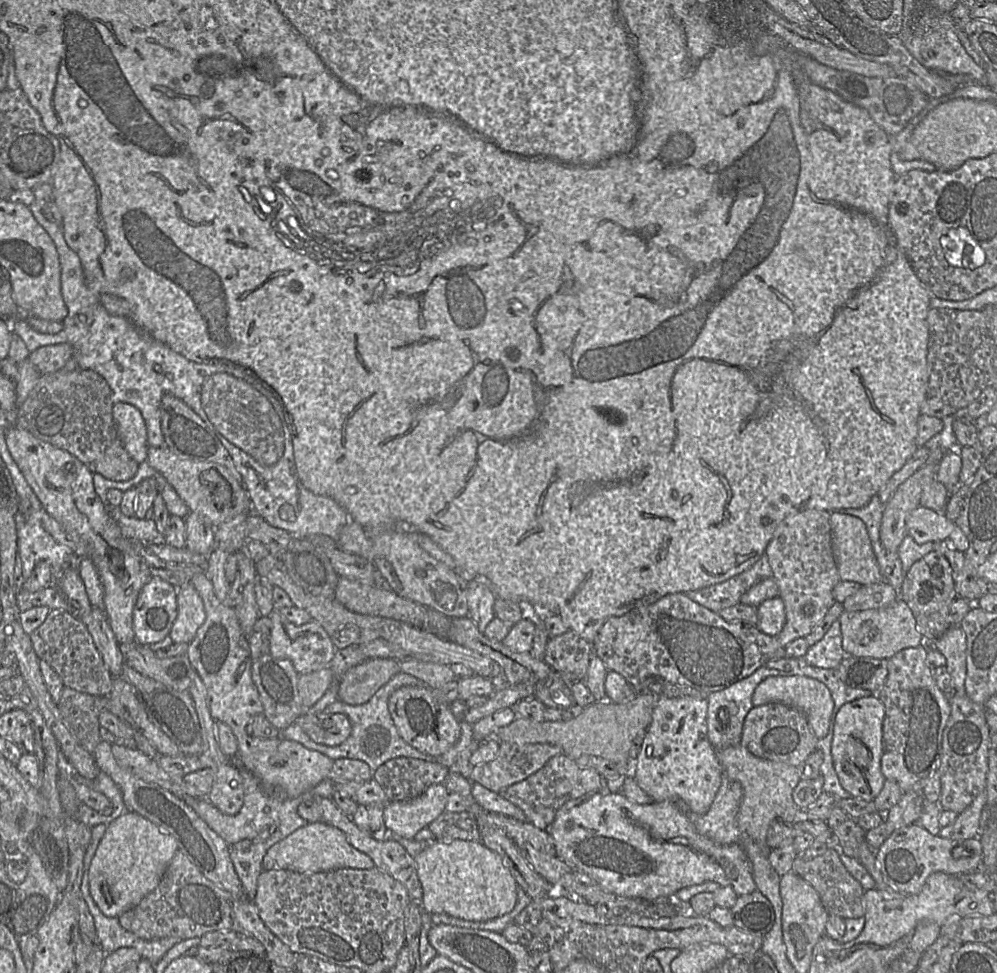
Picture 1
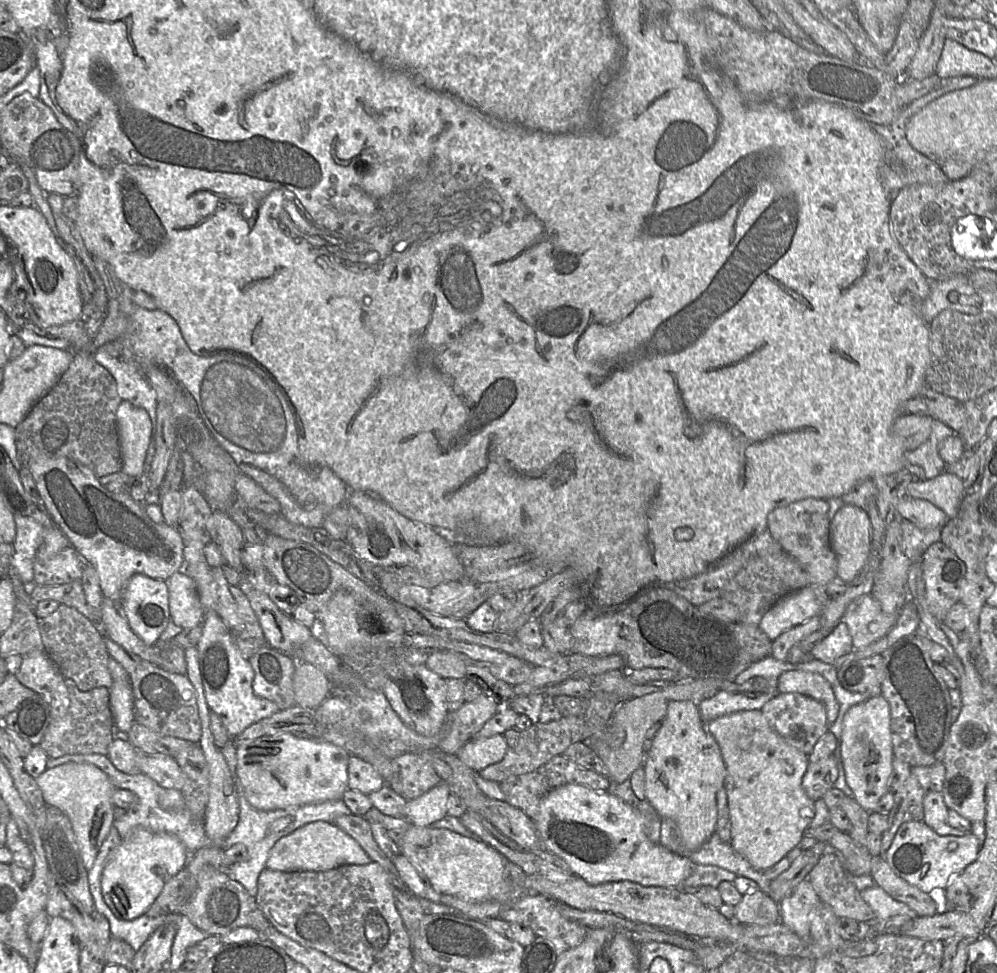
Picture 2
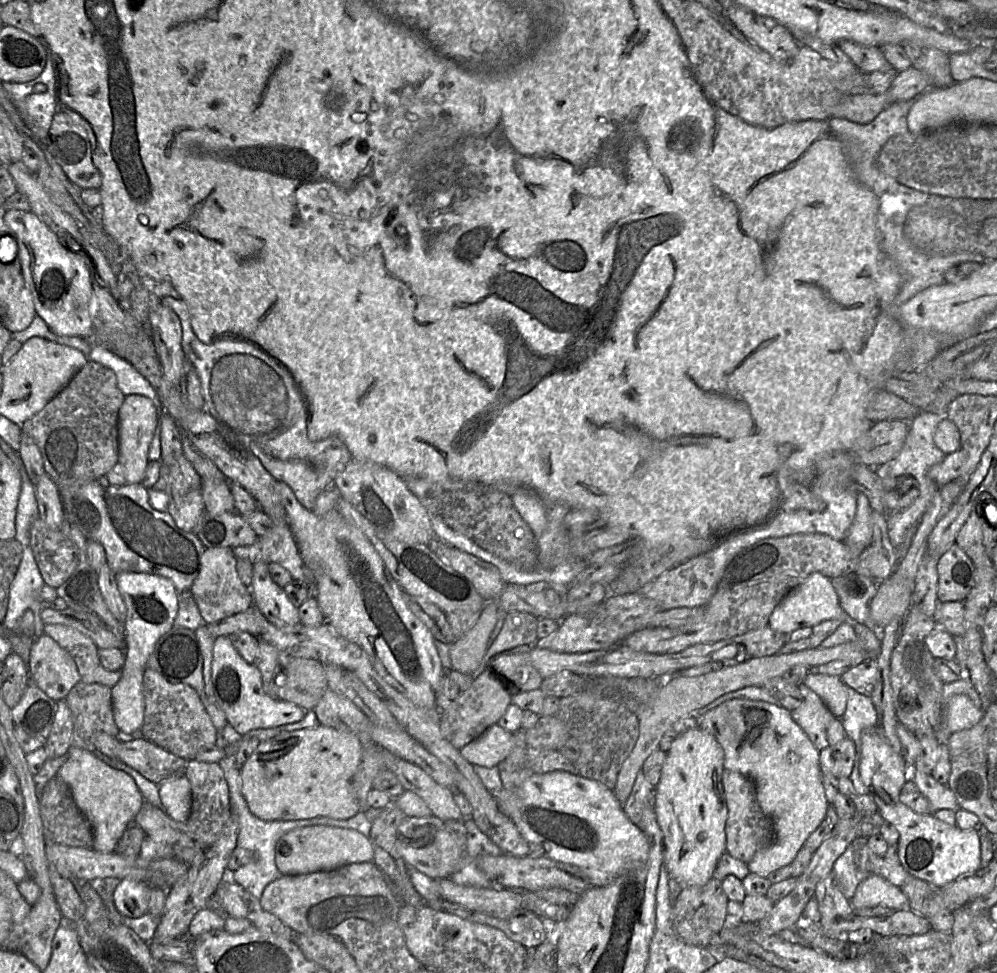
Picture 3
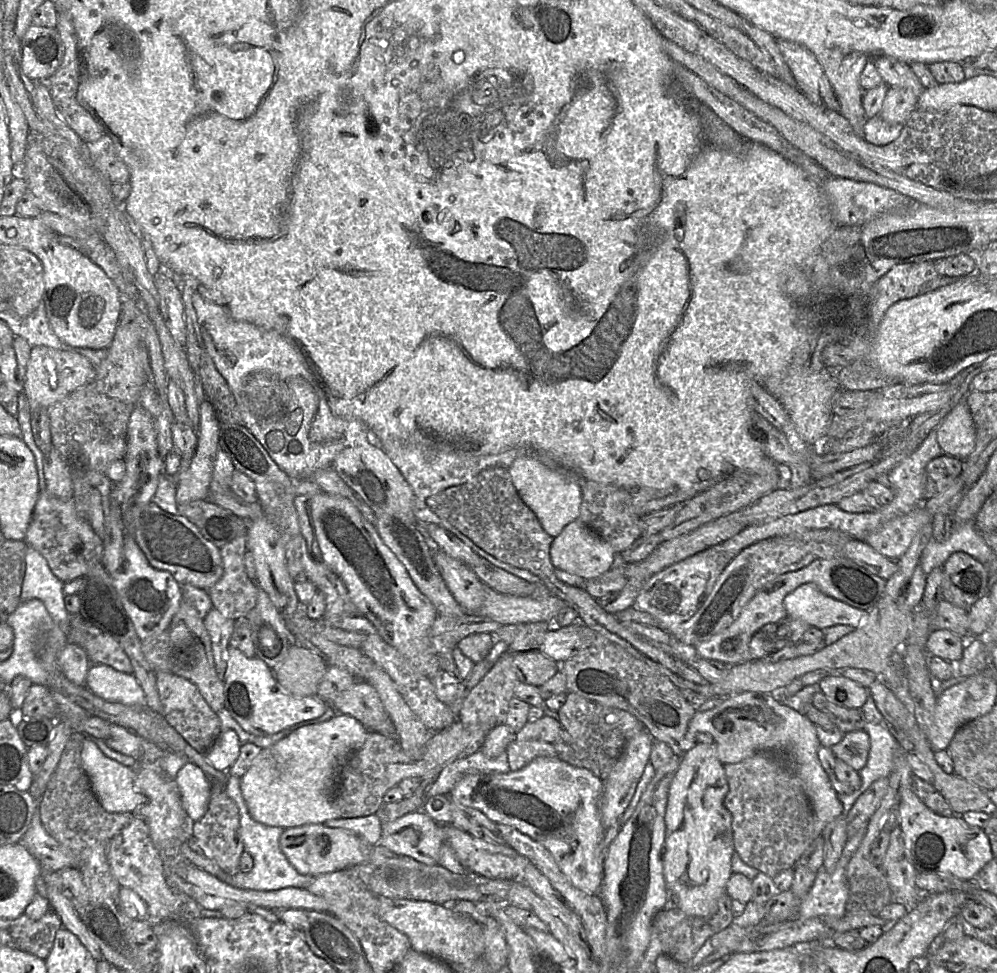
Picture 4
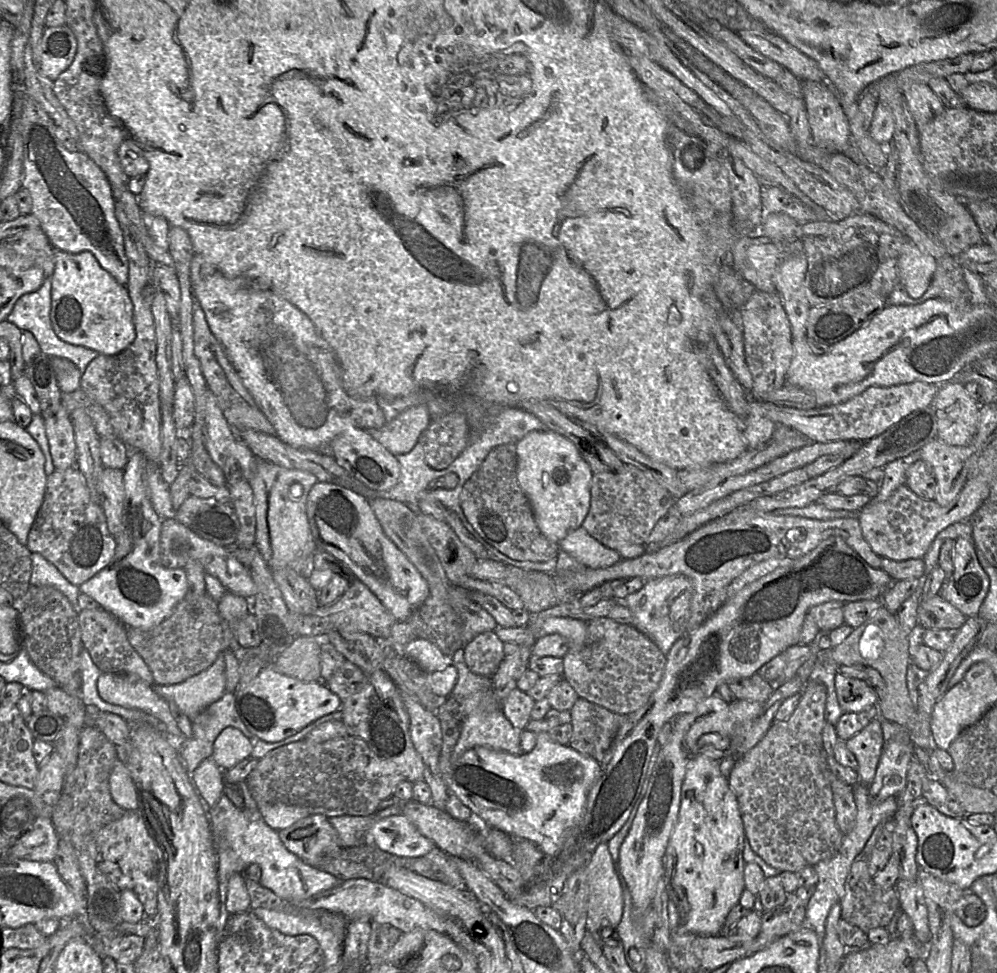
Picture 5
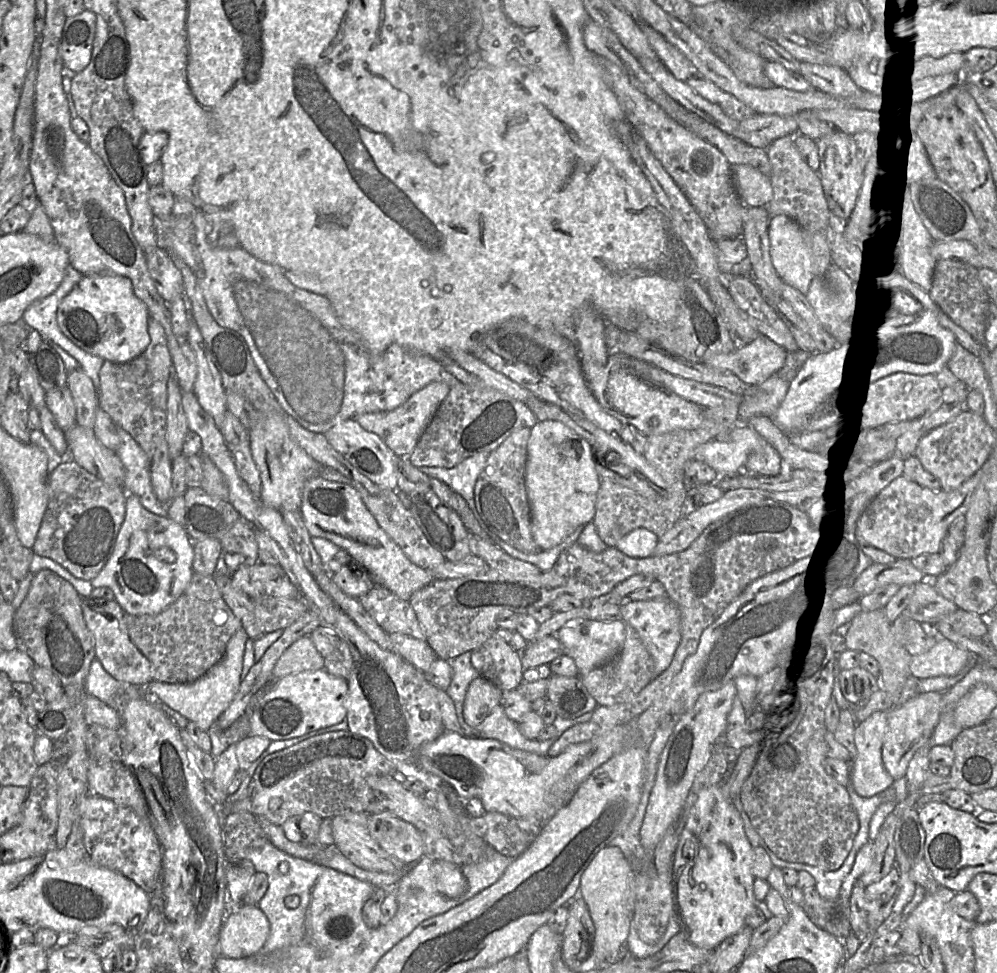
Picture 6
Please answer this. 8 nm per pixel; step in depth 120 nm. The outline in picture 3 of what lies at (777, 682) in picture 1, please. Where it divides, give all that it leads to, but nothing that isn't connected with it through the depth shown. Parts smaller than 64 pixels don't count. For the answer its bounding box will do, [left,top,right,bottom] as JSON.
[803,672,848,718]

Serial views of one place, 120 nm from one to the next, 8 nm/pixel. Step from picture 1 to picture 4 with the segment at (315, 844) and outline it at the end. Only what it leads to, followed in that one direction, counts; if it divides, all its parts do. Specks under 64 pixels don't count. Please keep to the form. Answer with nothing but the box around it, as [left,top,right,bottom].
[280,823,370,876]

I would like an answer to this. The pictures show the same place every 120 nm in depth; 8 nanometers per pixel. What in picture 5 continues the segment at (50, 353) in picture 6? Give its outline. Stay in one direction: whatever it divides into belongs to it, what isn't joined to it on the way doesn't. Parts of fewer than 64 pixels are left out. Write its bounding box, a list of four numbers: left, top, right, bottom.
[24,352,62,420]

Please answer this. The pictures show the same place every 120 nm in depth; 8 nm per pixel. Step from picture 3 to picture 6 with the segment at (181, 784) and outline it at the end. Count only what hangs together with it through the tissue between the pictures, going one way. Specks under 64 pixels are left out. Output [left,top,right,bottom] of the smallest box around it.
[205,744,241,804]

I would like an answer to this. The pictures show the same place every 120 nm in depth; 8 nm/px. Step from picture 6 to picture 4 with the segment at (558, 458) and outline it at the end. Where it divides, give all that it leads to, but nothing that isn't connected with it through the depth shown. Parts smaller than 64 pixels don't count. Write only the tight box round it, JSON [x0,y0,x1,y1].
[487,450,583,538]

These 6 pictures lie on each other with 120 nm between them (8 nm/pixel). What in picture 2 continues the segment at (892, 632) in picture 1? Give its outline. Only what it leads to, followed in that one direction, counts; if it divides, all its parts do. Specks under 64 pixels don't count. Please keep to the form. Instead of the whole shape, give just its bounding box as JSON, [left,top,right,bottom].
[841,594,899,649]

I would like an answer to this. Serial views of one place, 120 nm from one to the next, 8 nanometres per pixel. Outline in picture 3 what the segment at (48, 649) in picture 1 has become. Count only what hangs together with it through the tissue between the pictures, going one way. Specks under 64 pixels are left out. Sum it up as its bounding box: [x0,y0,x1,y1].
[44,624,121,688]

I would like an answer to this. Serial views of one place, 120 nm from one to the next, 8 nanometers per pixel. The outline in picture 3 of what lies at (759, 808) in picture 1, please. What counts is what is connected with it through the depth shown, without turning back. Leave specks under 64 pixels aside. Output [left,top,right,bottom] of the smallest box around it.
[695,698,829,877]

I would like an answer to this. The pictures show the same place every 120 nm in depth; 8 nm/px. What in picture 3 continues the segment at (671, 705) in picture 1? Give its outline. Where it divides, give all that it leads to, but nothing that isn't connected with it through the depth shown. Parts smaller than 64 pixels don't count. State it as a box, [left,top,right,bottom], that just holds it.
[653,726,728,887]

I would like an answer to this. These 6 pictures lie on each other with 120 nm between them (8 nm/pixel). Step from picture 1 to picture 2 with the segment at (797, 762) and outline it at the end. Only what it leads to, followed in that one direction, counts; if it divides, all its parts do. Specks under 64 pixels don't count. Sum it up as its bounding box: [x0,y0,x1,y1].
[761,692,829,755]

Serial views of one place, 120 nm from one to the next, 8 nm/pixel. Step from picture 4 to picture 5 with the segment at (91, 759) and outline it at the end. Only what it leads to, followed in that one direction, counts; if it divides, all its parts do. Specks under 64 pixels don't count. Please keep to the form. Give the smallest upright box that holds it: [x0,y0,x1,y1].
[109,760,138,810]

